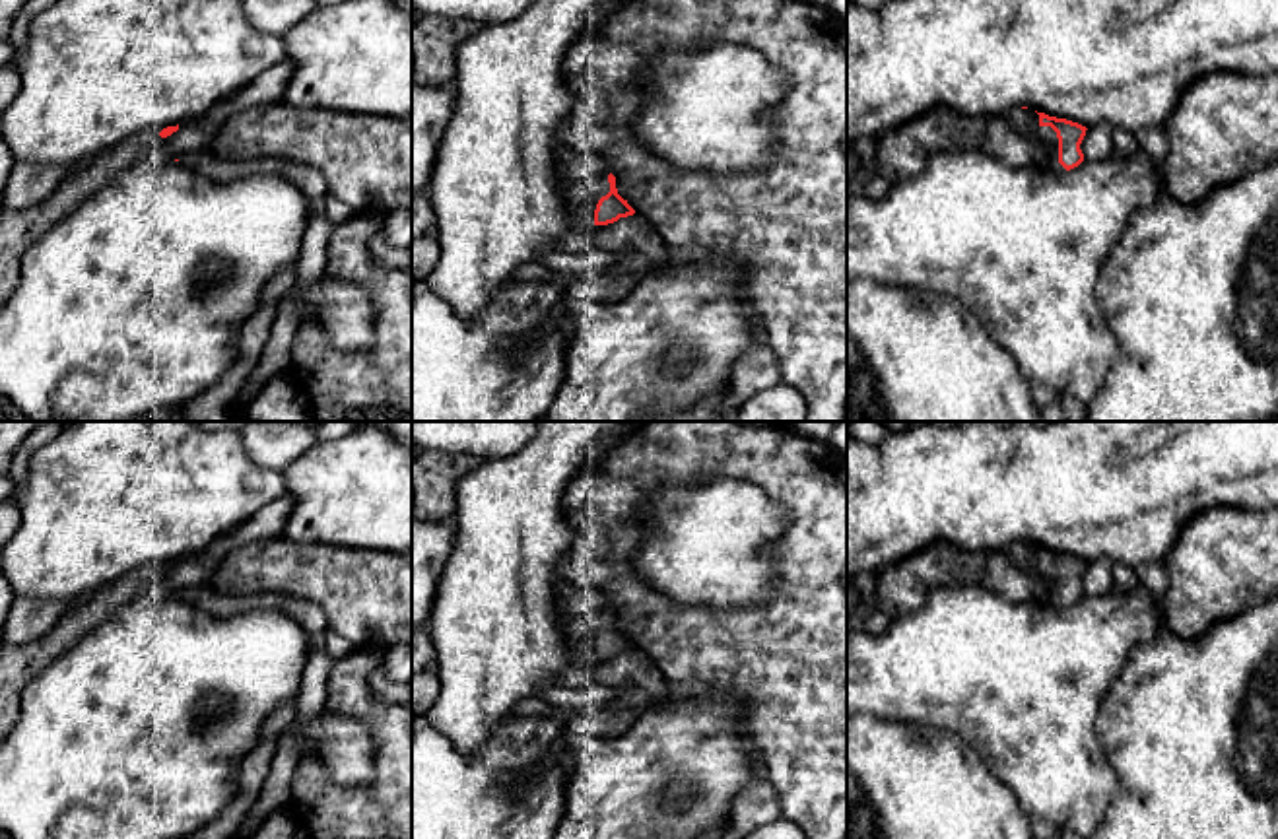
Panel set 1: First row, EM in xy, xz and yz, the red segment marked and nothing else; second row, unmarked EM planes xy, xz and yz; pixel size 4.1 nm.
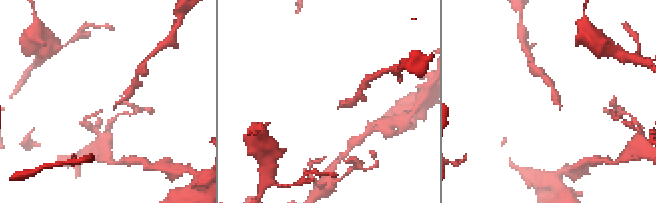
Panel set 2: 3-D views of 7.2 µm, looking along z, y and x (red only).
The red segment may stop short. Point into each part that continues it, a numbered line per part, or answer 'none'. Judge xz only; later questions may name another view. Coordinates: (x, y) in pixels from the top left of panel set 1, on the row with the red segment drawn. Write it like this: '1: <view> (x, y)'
1: xz (583, 177)

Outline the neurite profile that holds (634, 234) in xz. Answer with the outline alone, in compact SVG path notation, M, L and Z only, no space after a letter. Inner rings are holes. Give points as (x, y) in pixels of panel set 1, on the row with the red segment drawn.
M639 214L620 218L608 225L594 225L557 243L557 251L565 252L581 252L590 247L616 254L639 252L651 258L656 266L664 266L668 260L666 243Z

